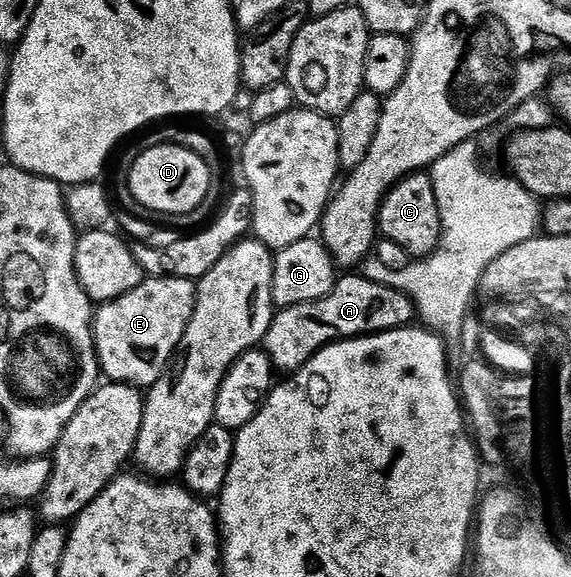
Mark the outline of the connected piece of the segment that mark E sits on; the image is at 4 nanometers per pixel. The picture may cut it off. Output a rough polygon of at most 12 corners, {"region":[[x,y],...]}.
{"region":[[150,277],[99,304],[92,328],[111,382],[155,385],[197,298]]}

